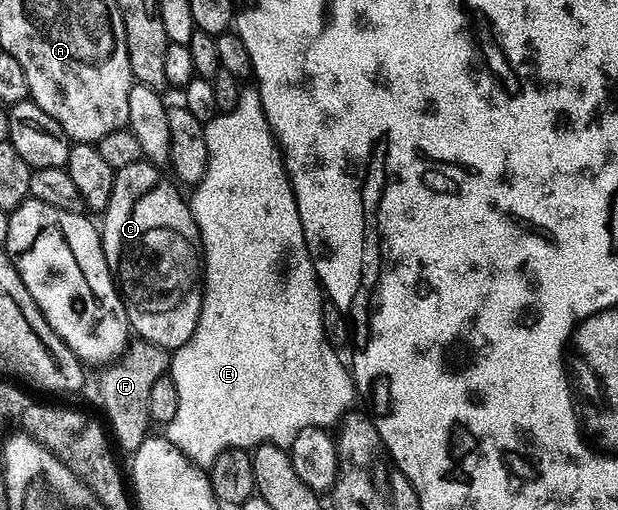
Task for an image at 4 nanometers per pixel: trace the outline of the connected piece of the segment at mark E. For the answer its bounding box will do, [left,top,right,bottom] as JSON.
[166,88,357,468]

